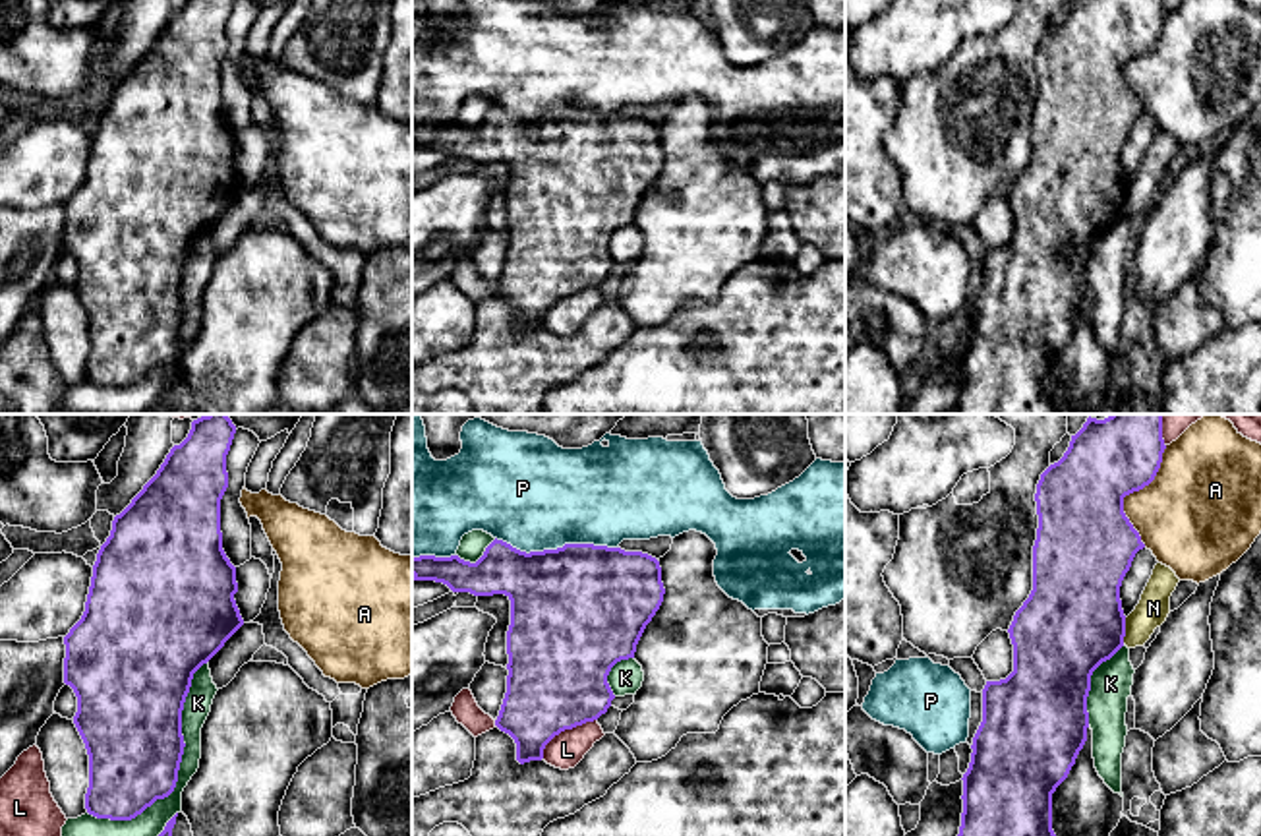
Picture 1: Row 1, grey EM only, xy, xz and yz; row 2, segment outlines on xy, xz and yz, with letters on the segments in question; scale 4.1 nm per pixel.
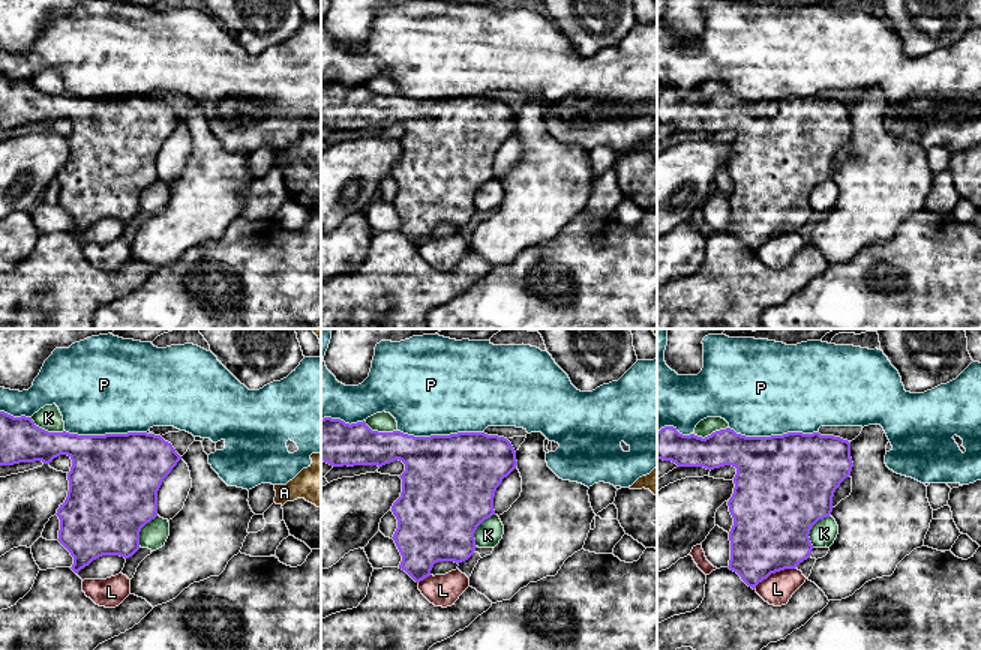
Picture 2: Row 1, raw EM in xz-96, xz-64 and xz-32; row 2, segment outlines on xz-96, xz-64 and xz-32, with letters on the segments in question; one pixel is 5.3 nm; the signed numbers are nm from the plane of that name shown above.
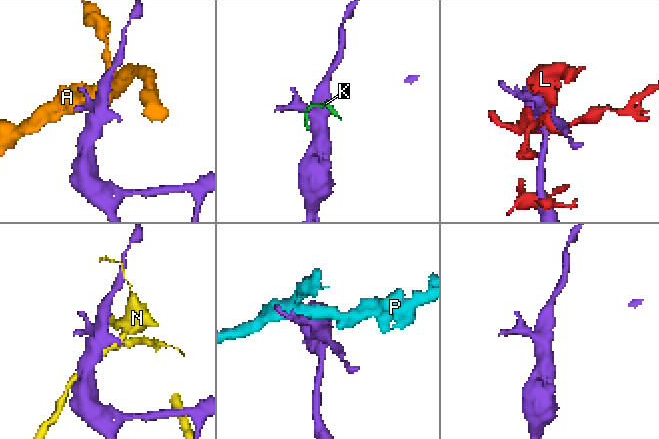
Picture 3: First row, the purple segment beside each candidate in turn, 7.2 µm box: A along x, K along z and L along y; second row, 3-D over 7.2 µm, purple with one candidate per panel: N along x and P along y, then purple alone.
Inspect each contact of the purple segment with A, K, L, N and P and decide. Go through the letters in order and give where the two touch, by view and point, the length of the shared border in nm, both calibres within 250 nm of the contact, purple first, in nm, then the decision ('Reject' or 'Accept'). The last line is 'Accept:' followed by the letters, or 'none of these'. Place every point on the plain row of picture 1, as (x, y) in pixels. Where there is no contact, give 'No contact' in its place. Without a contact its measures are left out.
A: Touches purple at yz (1130, 59). Shared border 440 nm. Thickness 380 nm (purple) against 400 nm. Reject
K: Touches purple at xy (178, 333). Shared border 800 nm. Thickness 420 nm (purple) against 110 nm. Accept
L: Touches purple at xz (565, 295). Shared border 280 nm. Thickness 420 nm (purple) against 150 nm. Reject
N: Touches purple at yz (1124, 198). Shared border 110 nm. Thickness 420 nm (purple) against 140 nm. Reject
P: Touches purple at xz (557, 115). Shared border 500 nm. Thickness 500 nm (purple) against 460 nm. Reject
Accept: K

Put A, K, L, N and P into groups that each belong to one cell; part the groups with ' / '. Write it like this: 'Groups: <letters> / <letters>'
Groups: A / K / L / N / P

